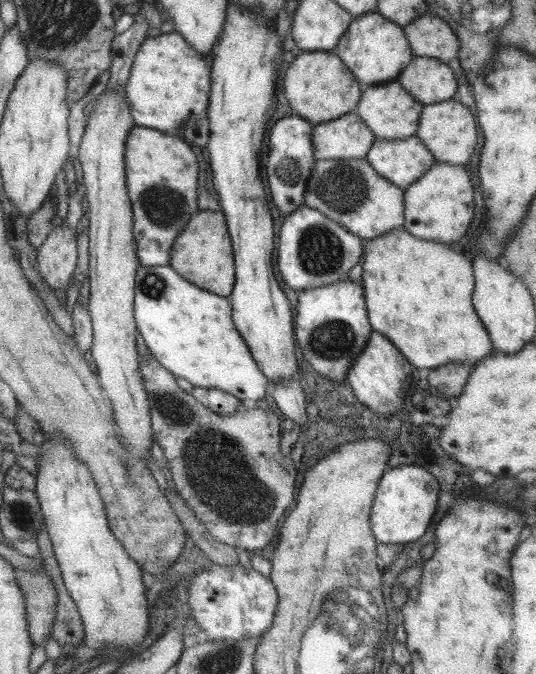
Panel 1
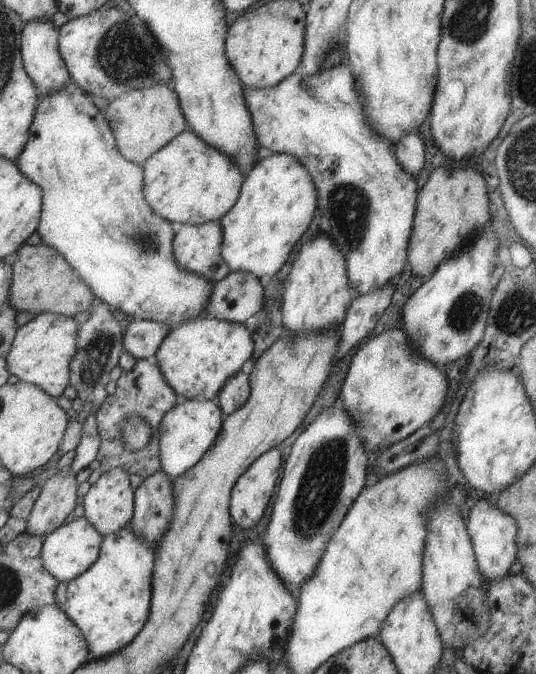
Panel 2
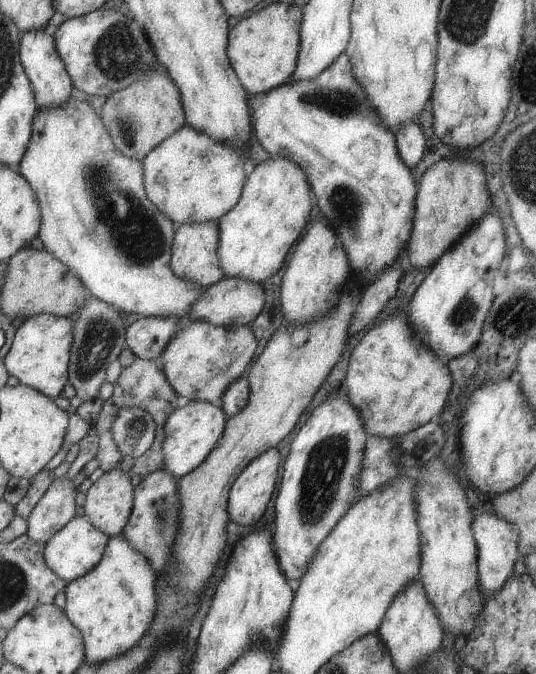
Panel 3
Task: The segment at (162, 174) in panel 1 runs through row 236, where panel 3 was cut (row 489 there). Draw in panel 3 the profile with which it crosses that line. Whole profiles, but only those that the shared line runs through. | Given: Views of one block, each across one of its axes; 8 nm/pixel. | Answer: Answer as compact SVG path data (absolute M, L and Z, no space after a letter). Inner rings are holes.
M155 470L141 478L137 486L133 486L133 501L129 519L121 530L123 538L135 548L135 552L147 556L149 566L153 568L156 578L161 578L165 572L165 564L169 562L169 548L173 544L173 536L179 522L179 494L177 494L177 479L167 470Z

